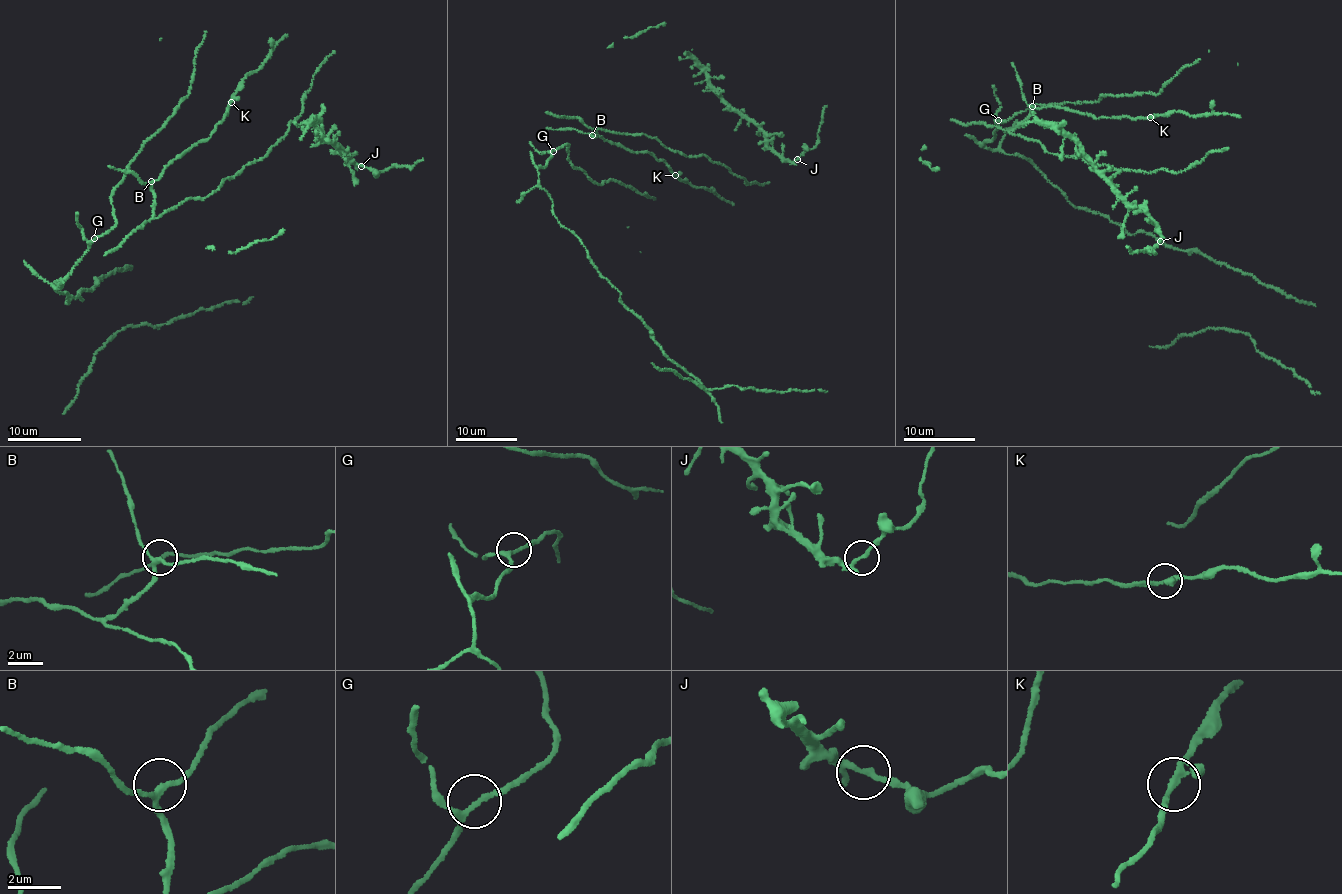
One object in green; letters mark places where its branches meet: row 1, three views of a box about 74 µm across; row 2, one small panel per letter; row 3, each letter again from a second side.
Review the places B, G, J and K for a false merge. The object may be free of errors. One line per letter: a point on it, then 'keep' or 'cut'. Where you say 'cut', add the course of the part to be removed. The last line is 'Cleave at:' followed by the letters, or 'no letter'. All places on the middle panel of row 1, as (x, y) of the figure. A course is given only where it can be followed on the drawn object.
B: at (592, 135); keep
G: at (553, 151); keep
J: at (797, 159); cut; foreign part runs (797, 160), (807, 149), (814, 148), (826, 106)
K: at (675, 175); keep
Cleave at: J

